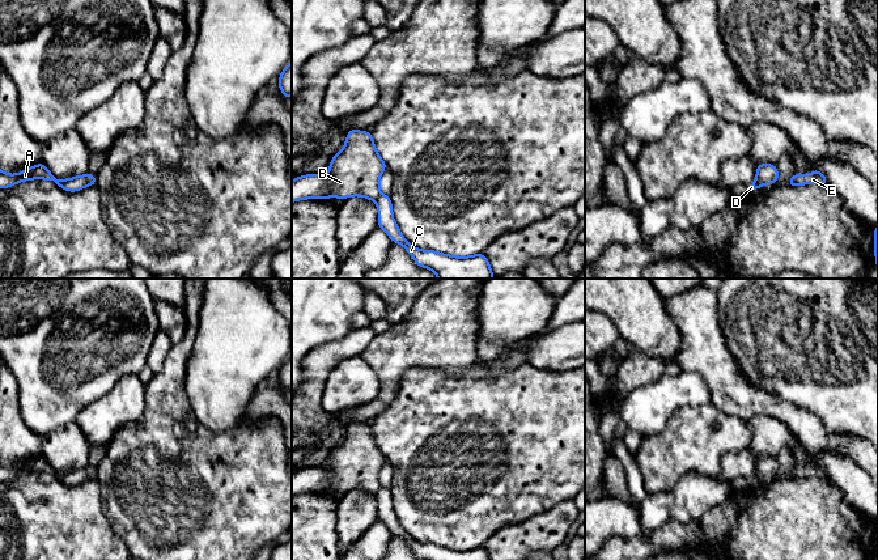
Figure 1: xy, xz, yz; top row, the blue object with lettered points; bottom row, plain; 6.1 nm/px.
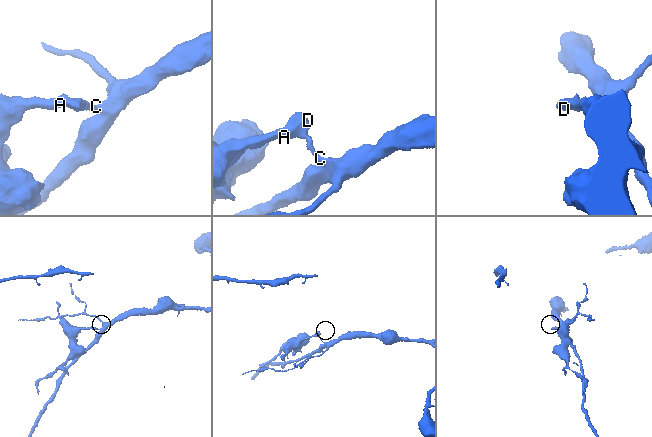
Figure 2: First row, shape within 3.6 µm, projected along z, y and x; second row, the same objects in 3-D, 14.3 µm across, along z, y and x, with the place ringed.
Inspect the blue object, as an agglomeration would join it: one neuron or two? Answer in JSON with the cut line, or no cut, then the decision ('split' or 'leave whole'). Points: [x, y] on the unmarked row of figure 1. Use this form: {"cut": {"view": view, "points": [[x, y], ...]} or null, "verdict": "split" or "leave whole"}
{"cut": {"view": "xy", "points": [[84, 469], [88, 478]]}, "verdict": "split"}

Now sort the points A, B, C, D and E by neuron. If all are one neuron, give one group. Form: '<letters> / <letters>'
A B D / C E

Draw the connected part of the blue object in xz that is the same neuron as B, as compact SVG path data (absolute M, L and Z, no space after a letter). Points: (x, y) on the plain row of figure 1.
M348 424L343 442L332 450L328 458L331 463L326 467L301 468L292 474L292 496L304 492L347 492L349 489L377 493L382 488L379 484L379 471L387 459L377 446L369 424Z

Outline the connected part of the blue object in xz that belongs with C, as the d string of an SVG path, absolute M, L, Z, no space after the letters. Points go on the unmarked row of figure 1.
M381 488L377 493L378 519L387 526L393 535L402 538L419 560L491 560L484 547L470 550L454 550L433 543L413 540L402 527L393 510L393 497L389 488Z

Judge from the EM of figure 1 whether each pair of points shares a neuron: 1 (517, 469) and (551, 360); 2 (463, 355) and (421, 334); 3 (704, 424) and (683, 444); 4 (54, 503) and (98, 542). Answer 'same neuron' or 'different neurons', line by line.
1: different neurons
2: same neuron
3: same neuron
4: same neuron

